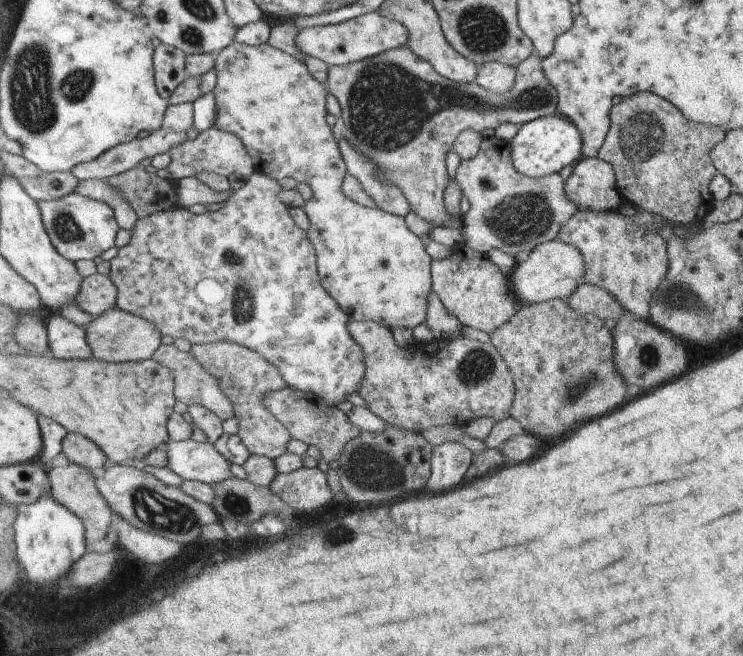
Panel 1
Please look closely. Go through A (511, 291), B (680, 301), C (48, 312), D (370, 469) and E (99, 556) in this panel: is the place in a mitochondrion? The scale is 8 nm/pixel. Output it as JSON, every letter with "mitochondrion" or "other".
{"A":"other","B":"mitochondrion","C":"other","D":"mitochondrion","E":"other"}

